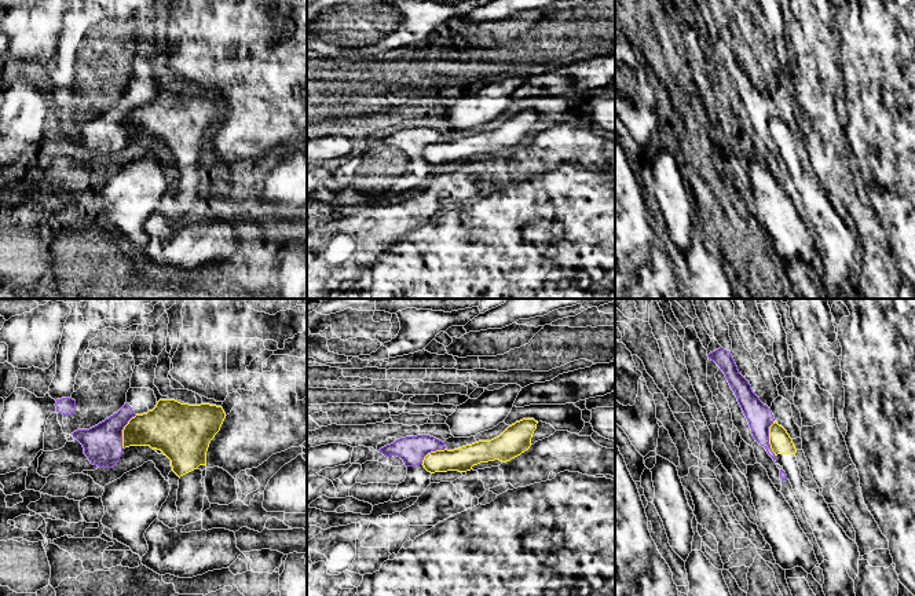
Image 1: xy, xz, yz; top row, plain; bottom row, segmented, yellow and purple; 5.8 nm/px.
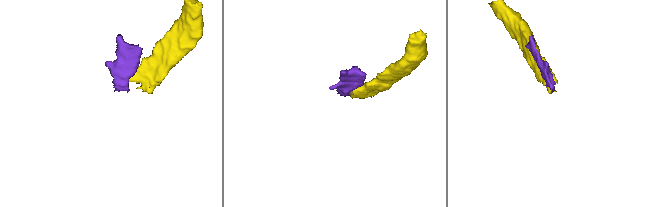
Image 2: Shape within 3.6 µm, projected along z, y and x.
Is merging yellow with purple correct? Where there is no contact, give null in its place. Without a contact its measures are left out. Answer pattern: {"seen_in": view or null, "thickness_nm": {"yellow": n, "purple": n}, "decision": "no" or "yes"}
{"seen_in": "xy", "thickness_nm": {"yellow": 260, "purple": 220}, "decision": "no"}

